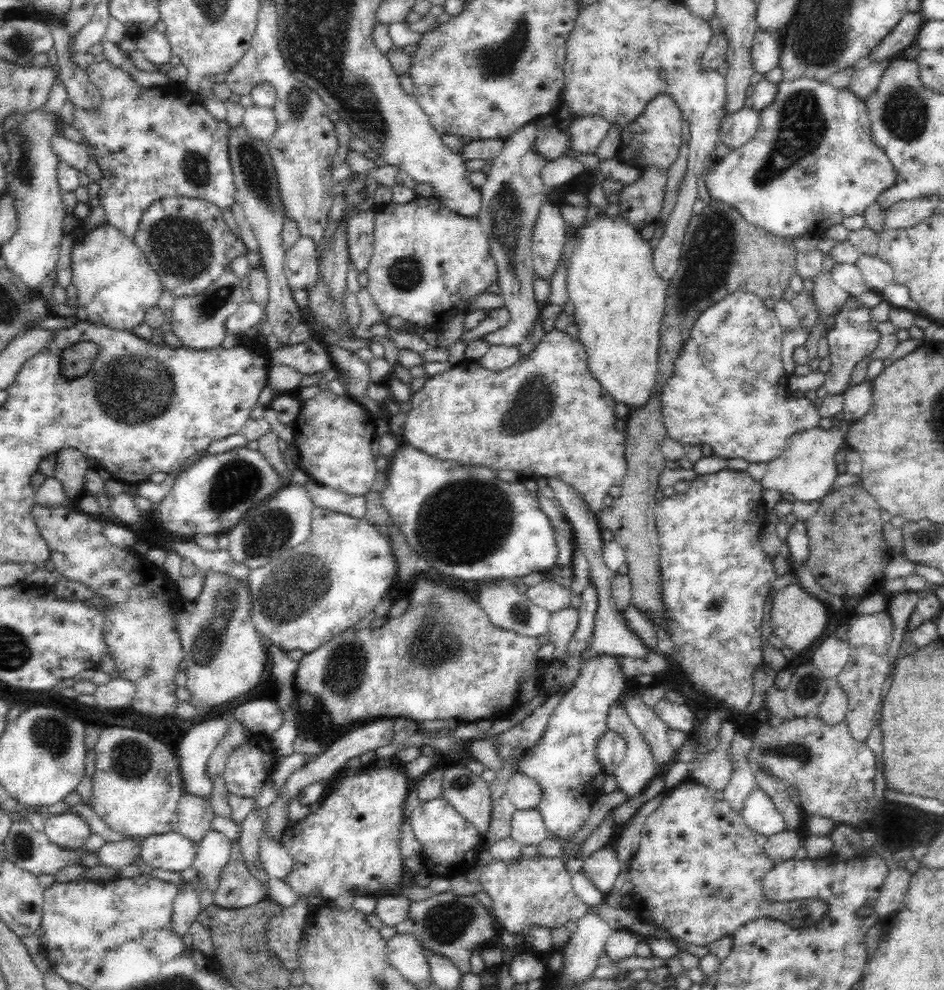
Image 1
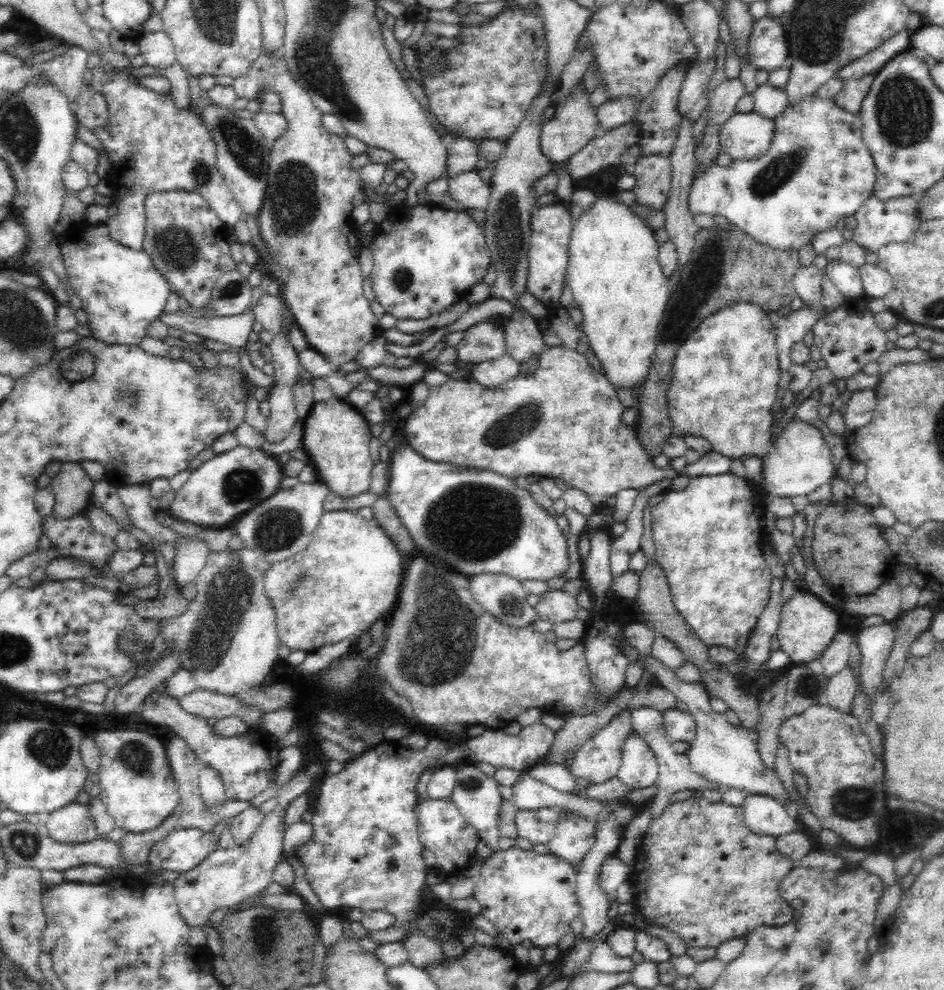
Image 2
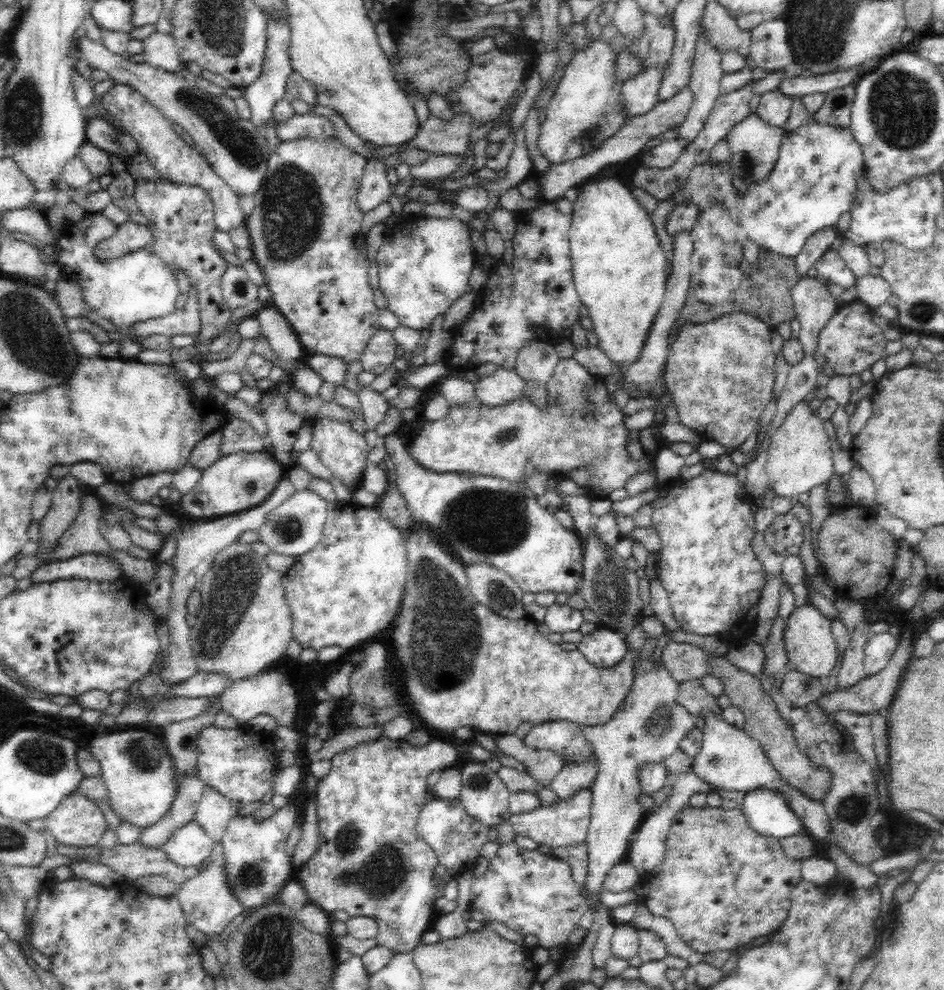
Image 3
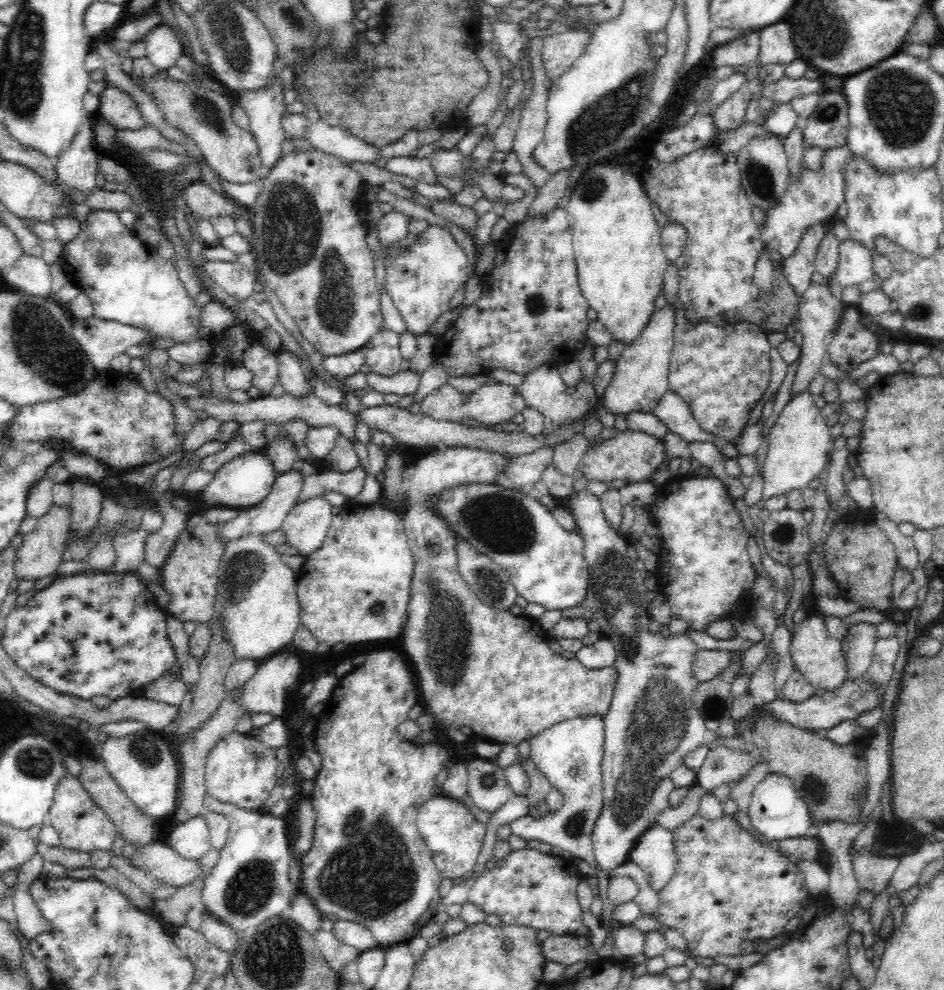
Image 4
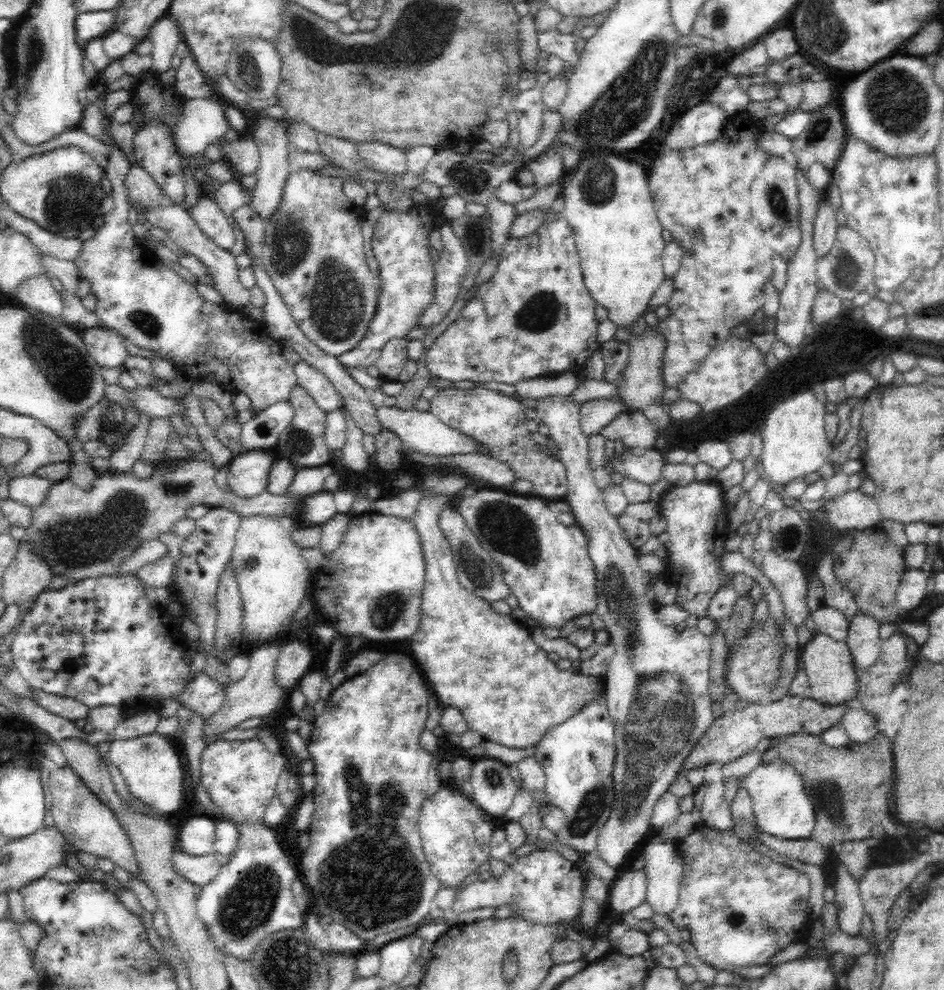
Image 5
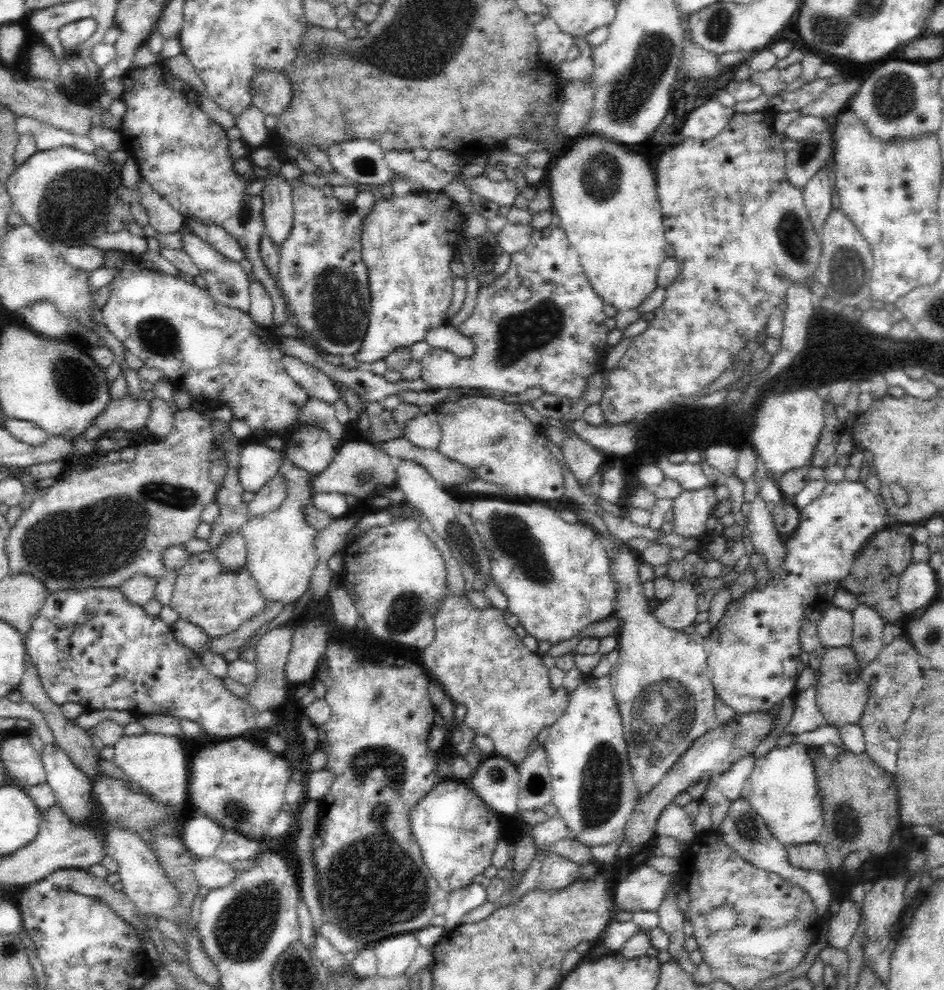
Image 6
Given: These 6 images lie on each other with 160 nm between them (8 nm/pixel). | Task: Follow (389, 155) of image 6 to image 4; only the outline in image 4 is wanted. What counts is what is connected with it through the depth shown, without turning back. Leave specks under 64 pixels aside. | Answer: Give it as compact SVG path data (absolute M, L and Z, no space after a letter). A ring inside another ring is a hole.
M321 118L316 122L308 122L304 133L304 139L308 140L314 149L334 154L346 163L367 162L376 165L381 157L377 146L366 143L339 127L330 126L322 122Z

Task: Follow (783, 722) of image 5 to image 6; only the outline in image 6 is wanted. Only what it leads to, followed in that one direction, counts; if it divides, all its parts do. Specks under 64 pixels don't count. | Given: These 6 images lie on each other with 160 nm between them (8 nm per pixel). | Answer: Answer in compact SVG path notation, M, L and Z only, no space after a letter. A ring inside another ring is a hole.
M769 710L750 712L750 714L735 714L728 724L722 724L712 728L697 738L688 750L675 762L668 774L662 777L656 786L646 794L639 797L630 820L626 823L623 832L623 849L620 858L636 854L642 850L642 846L655 834L656 820L666 805L673 802L682 792L685 792L694 782L700 782L704 778L717 777L726 772L739 758L752 753L761 743L769 730L775 725L777 714Z

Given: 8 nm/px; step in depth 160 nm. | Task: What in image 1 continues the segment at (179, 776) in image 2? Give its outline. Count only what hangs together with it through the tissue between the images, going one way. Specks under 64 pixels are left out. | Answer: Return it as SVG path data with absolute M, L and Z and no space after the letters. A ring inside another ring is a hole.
M184 791L177 804L176 830L190 838L198 848L198 844L206 836L206 832L212 830L214 816L214 810L209 800Z

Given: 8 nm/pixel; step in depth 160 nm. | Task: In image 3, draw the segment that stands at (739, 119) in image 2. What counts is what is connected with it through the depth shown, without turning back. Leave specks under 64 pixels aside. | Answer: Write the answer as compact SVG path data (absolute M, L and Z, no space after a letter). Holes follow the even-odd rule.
M751 113L748 117L744 117L742 122L734 124L734 128L726 134L730 152L727 161L735 175L748 187L767 180L771 176L776 160L778 160L784 132L783 127L772 126L764 122L756 113Z

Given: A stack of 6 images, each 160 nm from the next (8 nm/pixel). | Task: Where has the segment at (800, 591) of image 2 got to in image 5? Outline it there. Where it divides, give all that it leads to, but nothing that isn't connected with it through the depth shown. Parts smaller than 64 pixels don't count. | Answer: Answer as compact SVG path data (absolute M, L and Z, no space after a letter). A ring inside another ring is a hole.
M823 632L811 636L803 648L799 649L798 660L806 671L810 681L811 698L822 704L844 704L854 701L857 696L857 676L860 673L854 668L854 659L846 641L837 641Z

